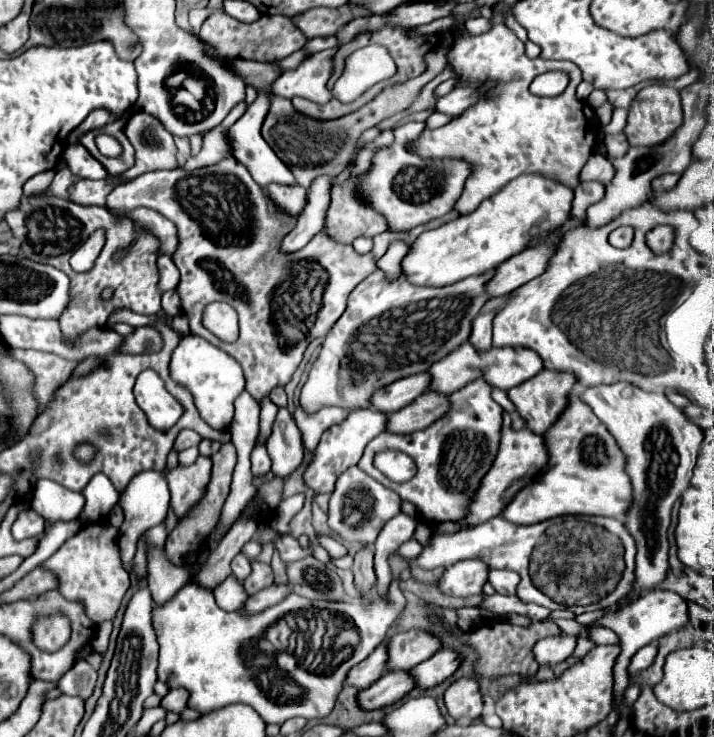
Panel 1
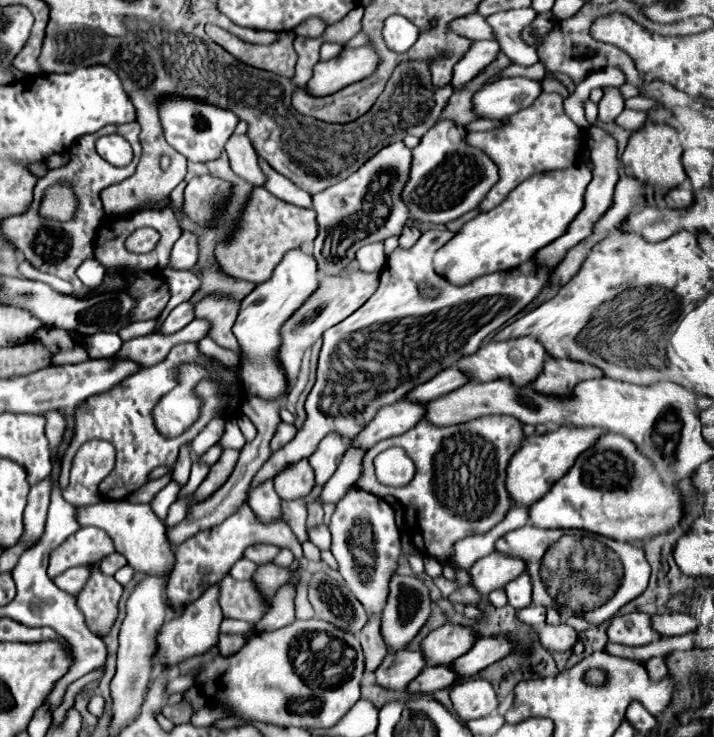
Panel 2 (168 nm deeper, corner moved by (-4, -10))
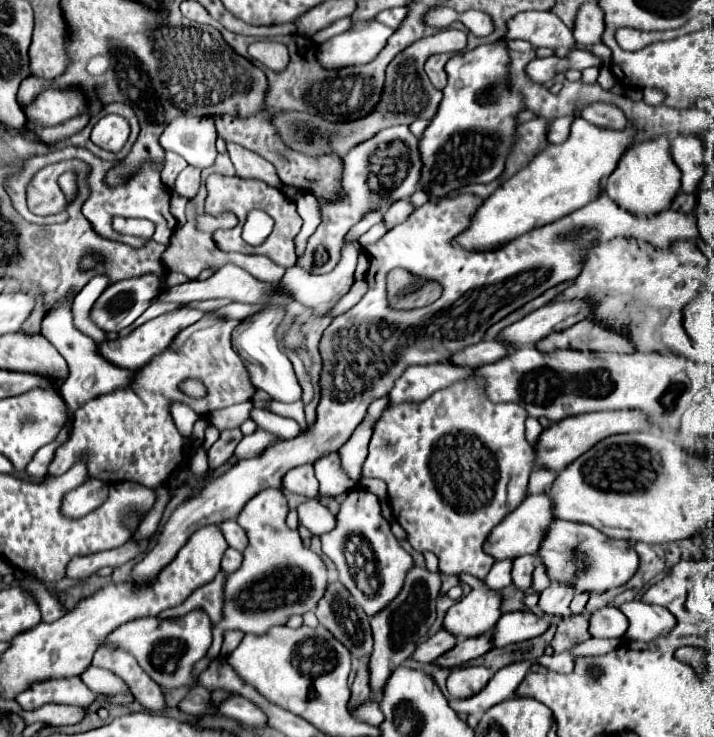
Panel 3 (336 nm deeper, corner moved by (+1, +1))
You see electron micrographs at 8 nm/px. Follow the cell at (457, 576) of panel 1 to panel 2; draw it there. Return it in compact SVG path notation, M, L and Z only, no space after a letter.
M491 552L489 556L485 556L483 560L477 560L469 574L473 578L473 586L487 596L489 592L503 588L507 582L515 580L517 576L521 576L525 572L525 562L515 558L515 556L507 556L501 552Z

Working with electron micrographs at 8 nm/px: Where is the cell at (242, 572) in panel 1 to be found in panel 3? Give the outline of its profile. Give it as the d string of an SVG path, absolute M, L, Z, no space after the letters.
M228 549L224 553L224 559L222 559L222 569L226 573L234 573L240 565L242 565L242 553L240 551L234 551L234 549Z

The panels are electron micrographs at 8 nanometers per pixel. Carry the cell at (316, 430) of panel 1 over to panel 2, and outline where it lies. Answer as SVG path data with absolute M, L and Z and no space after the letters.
M329 434L321 440L315 456L311 456L309 460L309 464L315 470L315 480L319 486L325 486L325 482L335 474L339 456L343 456L345 450L347 444L343 444L343 440L337 434Z

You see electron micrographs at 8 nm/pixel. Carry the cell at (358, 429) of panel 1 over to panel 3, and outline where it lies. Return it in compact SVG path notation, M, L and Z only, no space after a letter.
M446 363L410 367L394 383L394 387L388 395L388 405L420 403L420 401L428 399L432 393L446 389L452 383L466 379L468 375L472 375L472 369L454 369L452 365L446 365Z

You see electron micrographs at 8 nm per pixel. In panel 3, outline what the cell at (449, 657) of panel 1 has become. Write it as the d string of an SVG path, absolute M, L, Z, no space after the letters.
M530 611L504 613L494 629L490 631L490 641L494 647L506 647L510 643L520 643L542 635L550 625L550 617L534 615Z

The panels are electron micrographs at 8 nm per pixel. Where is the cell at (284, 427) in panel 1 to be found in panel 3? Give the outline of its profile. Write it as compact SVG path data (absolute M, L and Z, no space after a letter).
M300 465L300 467L290 469L282 479L282 487L286 491L314 499L318 495L318 481L314 477L312 465Z

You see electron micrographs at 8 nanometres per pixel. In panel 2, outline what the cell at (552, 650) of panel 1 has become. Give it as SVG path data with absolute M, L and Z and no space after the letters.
M561 622L561 624L557 624L557 626L545 624L543 628L539 628L539 638L541 638L541 644L543 644L549 652L569 650L569 648L573 648L573 644L577 642L577 632L575 632L575 628L571 628L567 622Z

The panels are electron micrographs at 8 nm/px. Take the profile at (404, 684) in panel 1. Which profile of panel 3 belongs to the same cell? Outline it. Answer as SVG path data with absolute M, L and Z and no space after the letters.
M482 635L482 637L472 637L472 639L460 639L450 651L446 651L442 657L438 657L434 661L434 665L444 667L444 669L452 669L452 667L460 667L480 655L484 655L486 651L490 651L490 637Z

